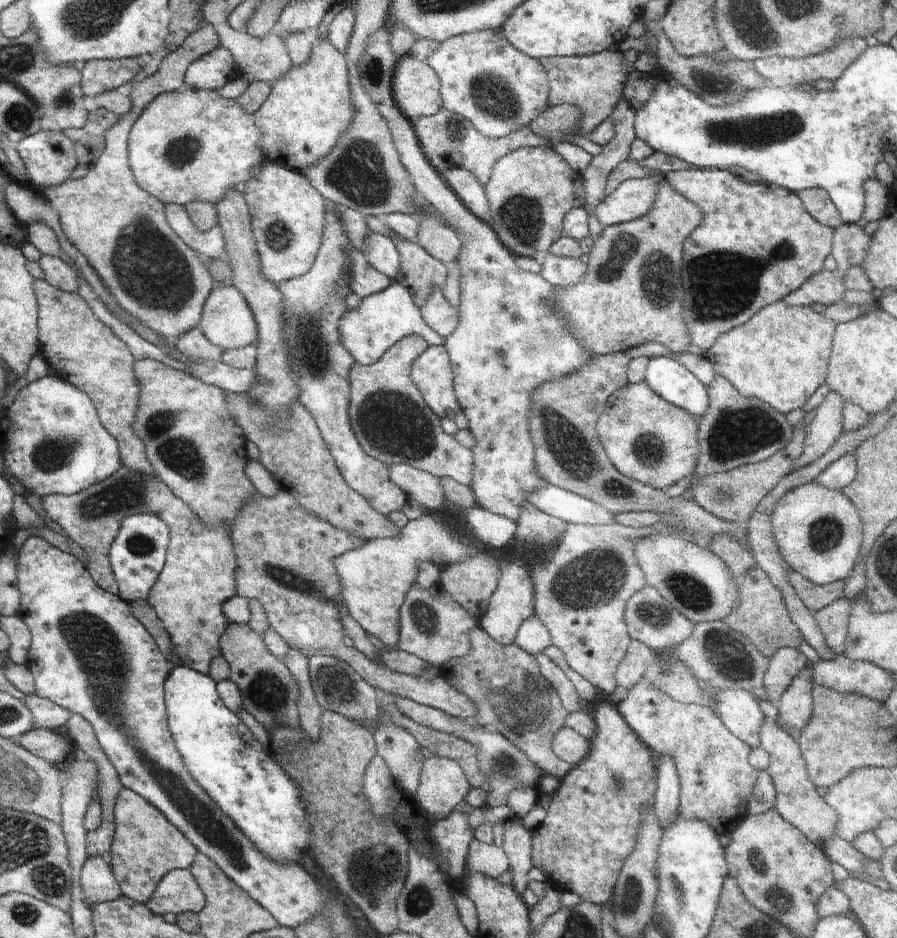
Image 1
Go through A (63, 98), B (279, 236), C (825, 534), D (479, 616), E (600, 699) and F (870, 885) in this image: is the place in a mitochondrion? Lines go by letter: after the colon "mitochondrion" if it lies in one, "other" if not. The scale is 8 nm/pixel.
A: mitochondrion
B: mitochondrion
C: mitochondrion
D: other
E: other
F: other

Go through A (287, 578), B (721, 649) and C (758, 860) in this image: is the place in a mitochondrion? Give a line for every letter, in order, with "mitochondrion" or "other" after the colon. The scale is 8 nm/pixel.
A: mitochondrion
B: mitochondrion
C: mitochondrion

